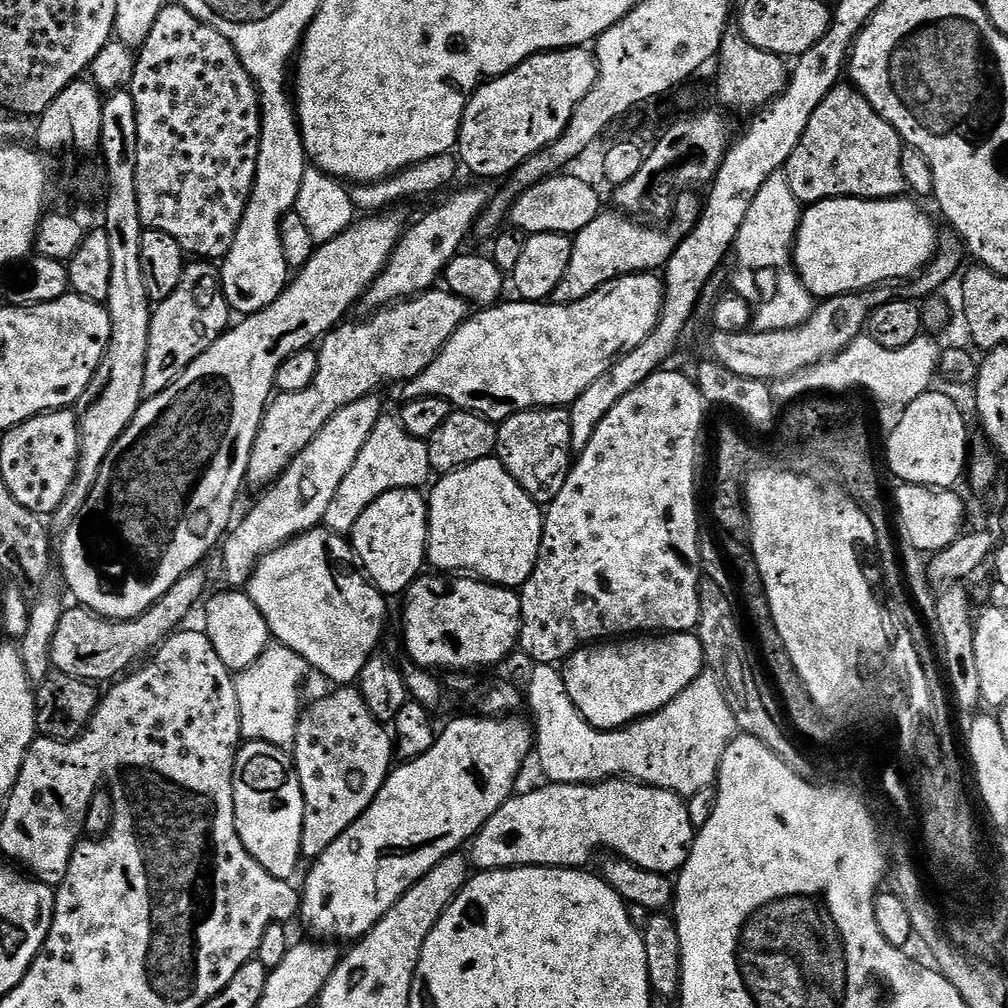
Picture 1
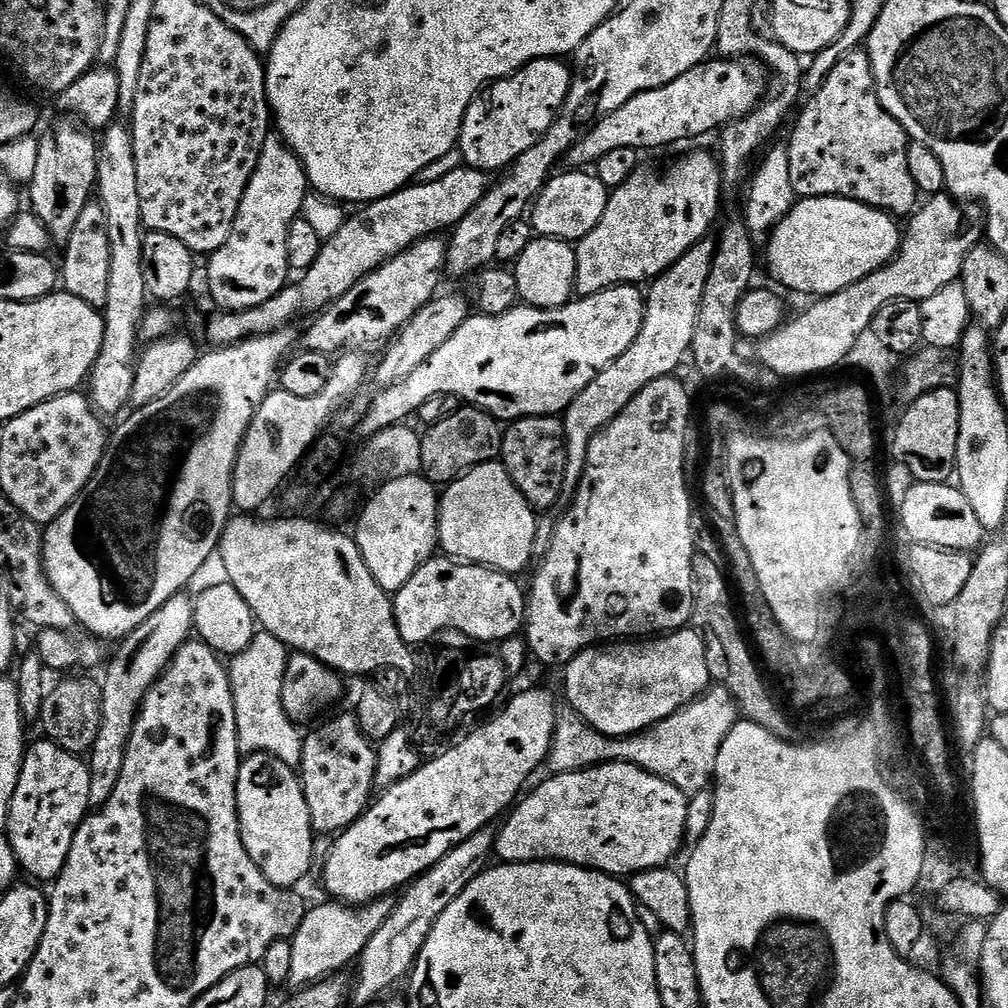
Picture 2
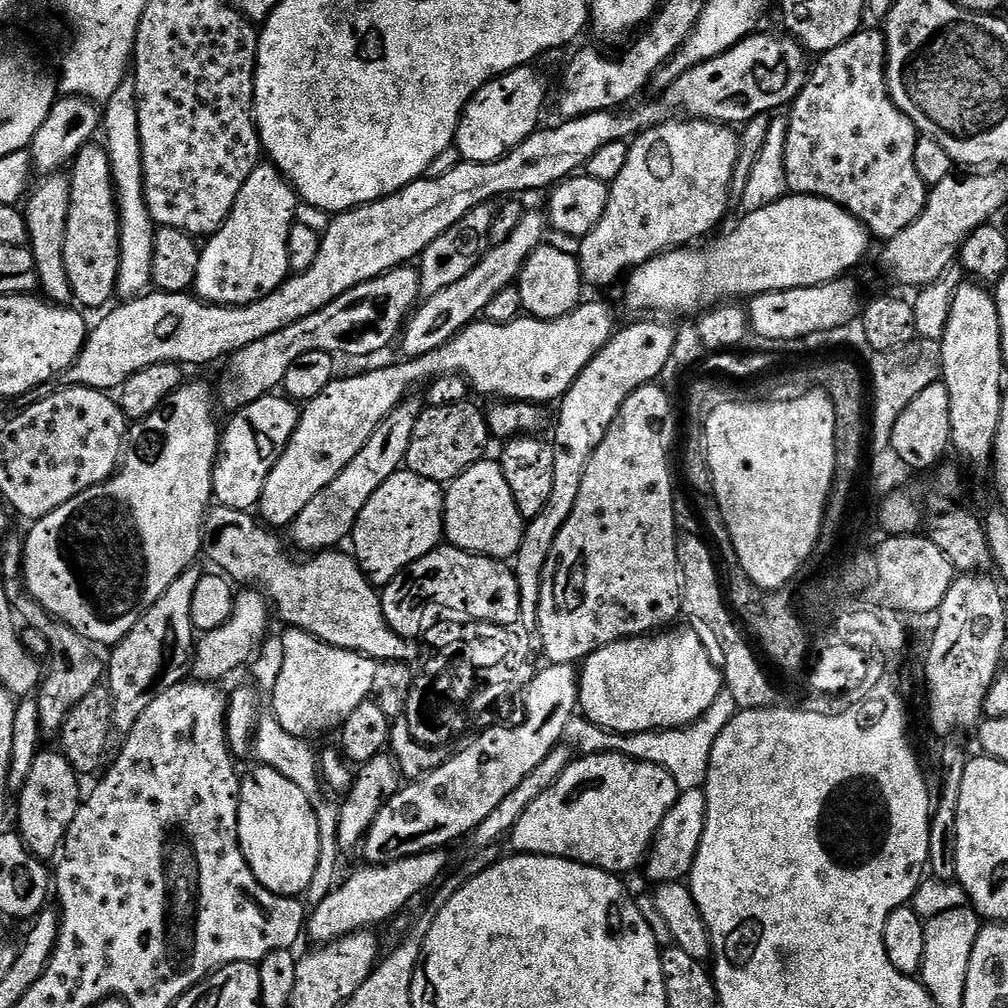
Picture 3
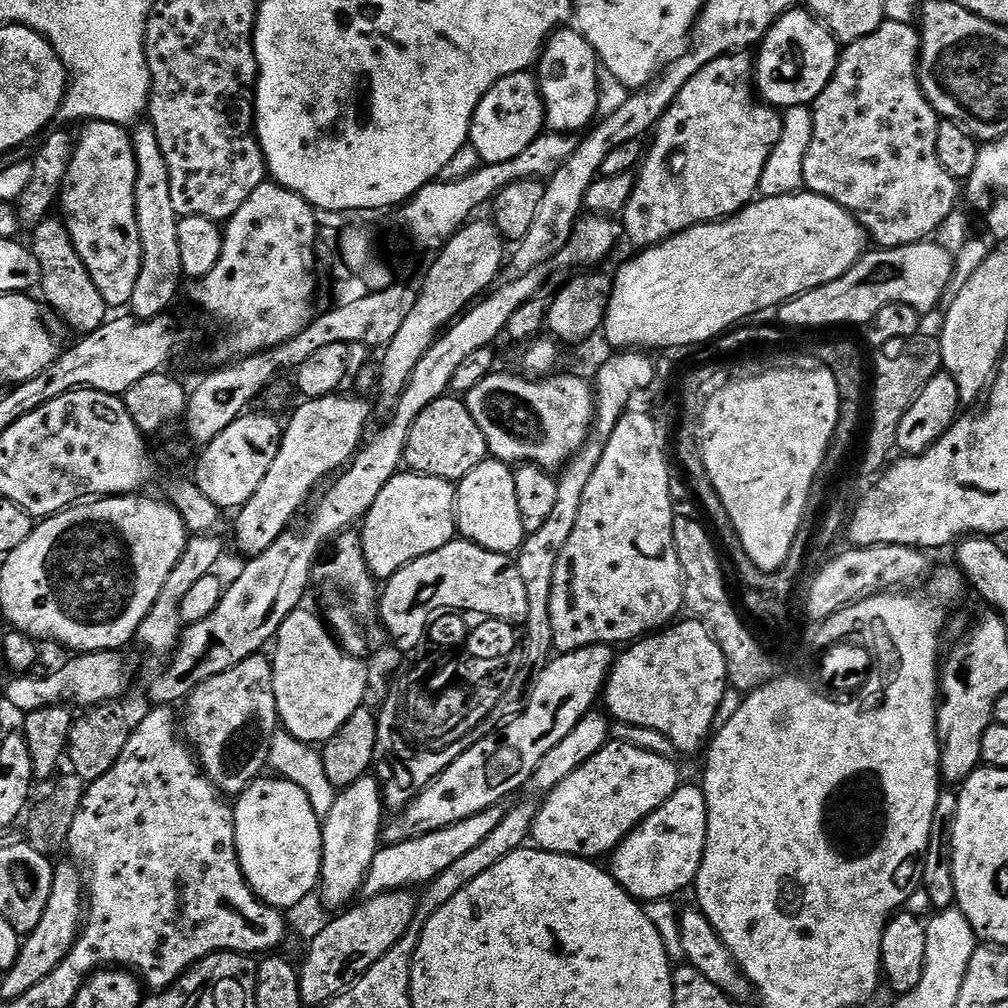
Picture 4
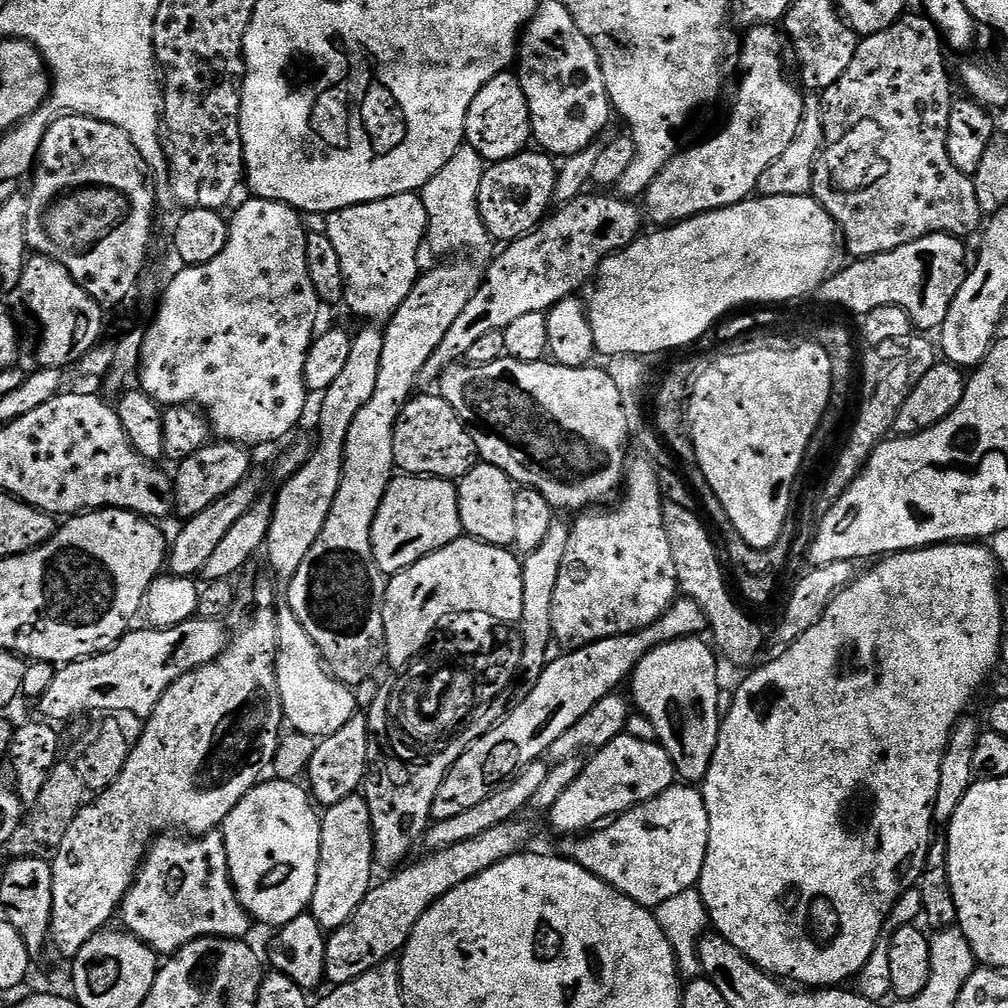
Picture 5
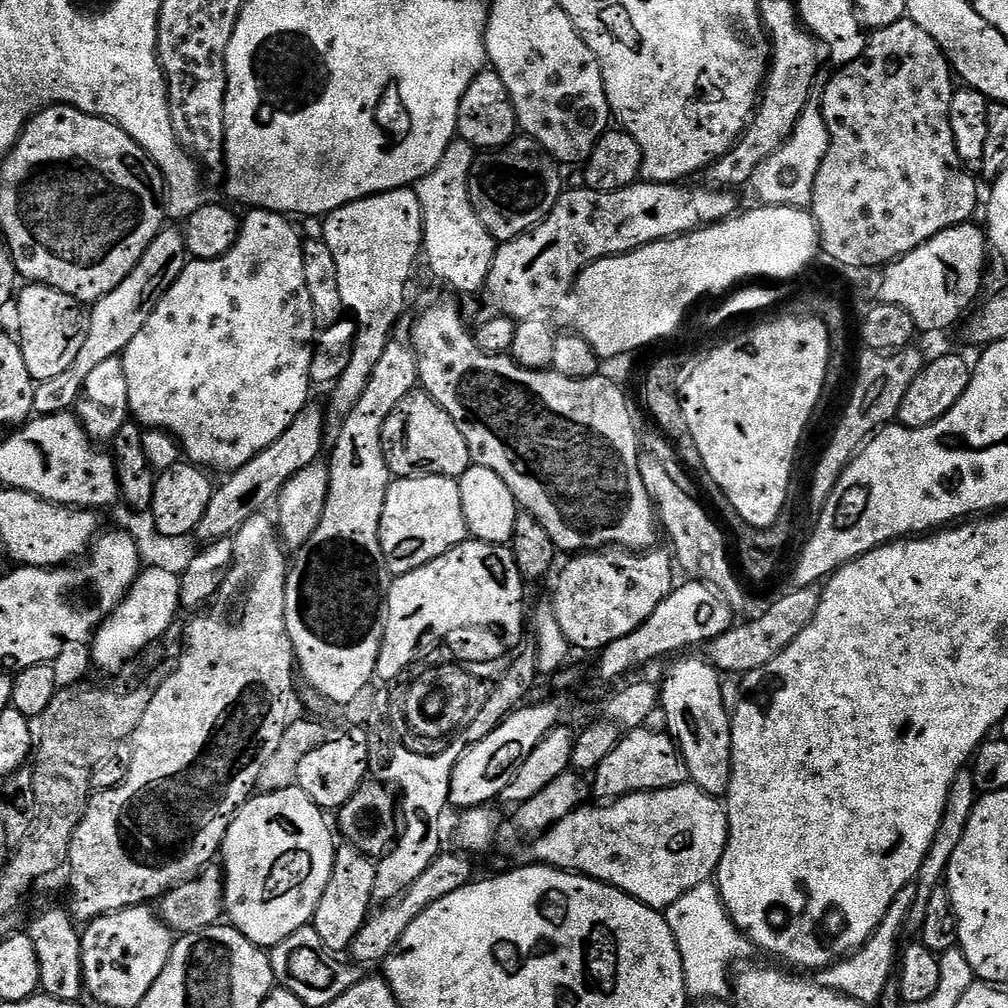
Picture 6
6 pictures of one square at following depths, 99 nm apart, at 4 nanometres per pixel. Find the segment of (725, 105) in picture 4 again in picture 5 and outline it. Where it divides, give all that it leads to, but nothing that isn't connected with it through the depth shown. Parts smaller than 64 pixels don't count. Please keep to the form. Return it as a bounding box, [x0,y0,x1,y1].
[642,24,806,226]

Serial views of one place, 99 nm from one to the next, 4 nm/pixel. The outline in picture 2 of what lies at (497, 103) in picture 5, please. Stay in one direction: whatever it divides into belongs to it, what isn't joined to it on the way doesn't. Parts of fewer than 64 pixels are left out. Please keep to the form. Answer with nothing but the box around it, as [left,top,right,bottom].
[458,58,573,174]

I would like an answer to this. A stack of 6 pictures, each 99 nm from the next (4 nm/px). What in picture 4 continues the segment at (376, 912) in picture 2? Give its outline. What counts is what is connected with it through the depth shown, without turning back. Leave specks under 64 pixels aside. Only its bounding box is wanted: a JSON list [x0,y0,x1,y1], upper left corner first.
[363,807,504,897]

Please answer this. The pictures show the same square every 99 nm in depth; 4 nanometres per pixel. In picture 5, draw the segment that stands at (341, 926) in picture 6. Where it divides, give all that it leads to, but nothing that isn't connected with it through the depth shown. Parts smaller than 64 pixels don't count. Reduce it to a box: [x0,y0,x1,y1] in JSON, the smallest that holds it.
[310,795,376,933]

